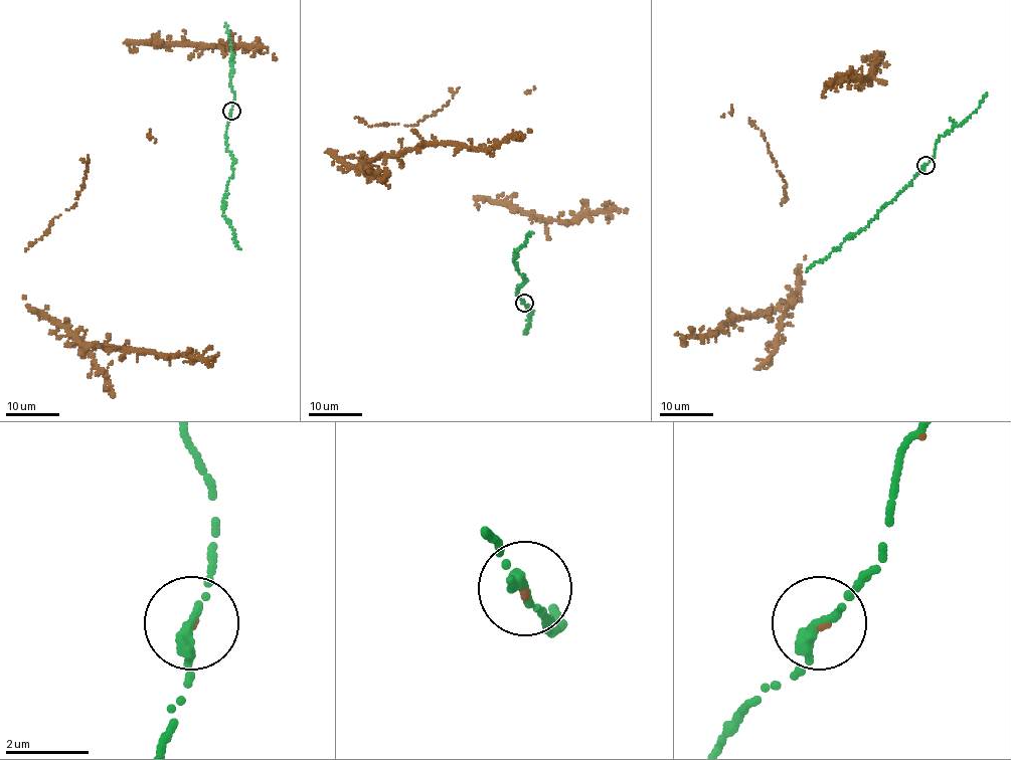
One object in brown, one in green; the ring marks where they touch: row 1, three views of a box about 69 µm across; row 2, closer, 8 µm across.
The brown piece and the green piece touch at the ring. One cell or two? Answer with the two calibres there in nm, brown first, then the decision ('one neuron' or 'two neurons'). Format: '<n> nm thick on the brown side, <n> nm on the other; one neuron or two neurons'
90 nm thick on the brown side, 240 nm on the other; one neuron

